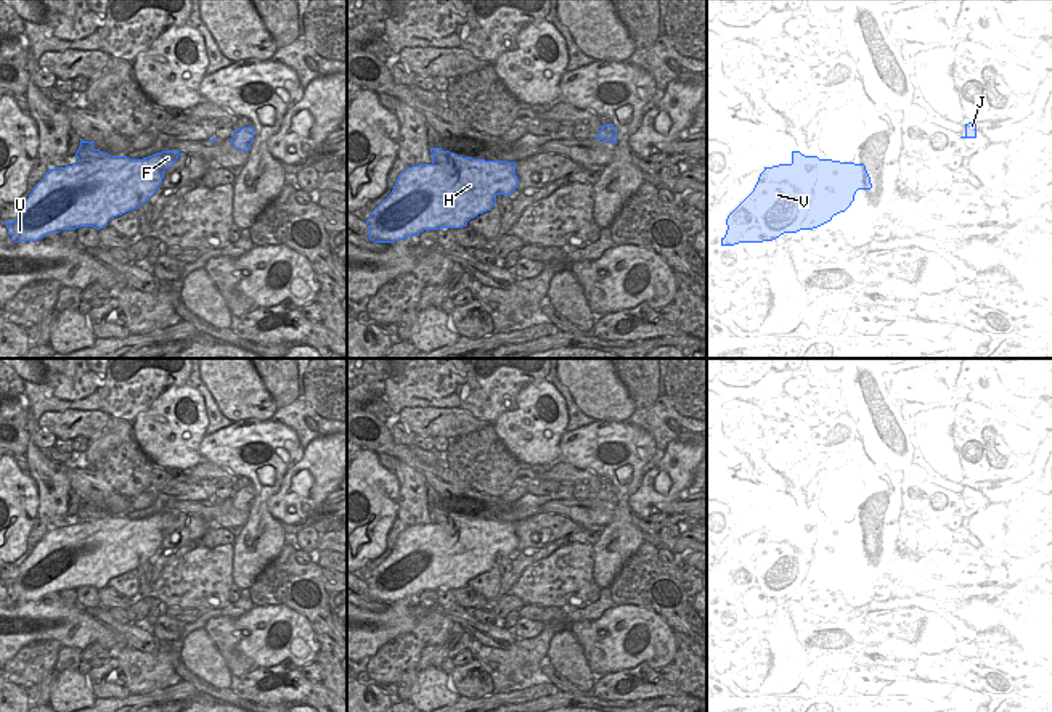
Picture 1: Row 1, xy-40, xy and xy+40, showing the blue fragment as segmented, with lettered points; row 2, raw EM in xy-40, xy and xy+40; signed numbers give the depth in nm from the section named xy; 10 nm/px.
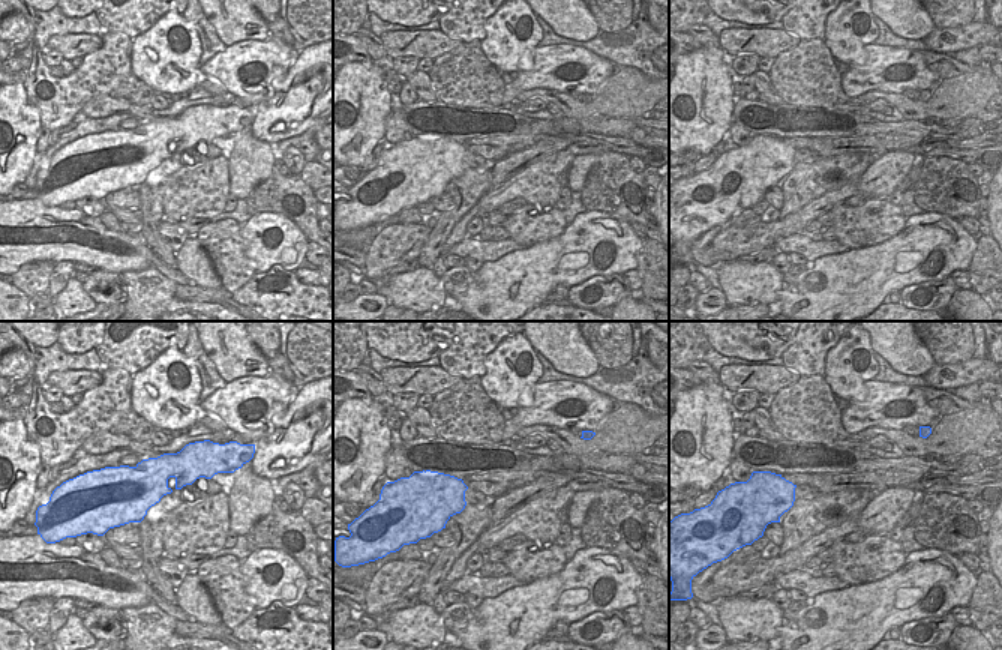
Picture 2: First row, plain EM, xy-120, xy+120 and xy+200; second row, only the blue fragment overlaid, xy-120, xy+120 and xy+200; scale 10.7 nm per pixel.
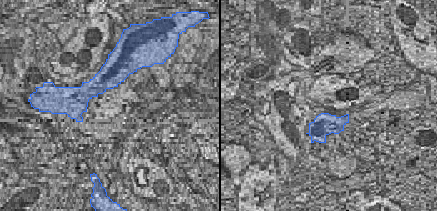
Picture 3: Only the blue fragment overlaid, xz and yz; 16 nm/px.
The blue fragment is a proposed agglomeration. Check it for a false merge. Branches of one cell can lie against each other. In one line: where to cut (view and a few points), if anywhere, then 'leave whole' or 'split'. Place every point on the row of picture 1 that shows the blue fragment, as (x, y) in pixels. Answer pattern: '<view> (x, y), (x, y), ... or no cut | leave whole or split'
no cut | leave whole

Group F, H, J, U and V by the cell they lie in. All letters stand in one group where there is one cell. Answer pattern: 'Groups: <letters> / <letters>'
Groups: F H J U V.

